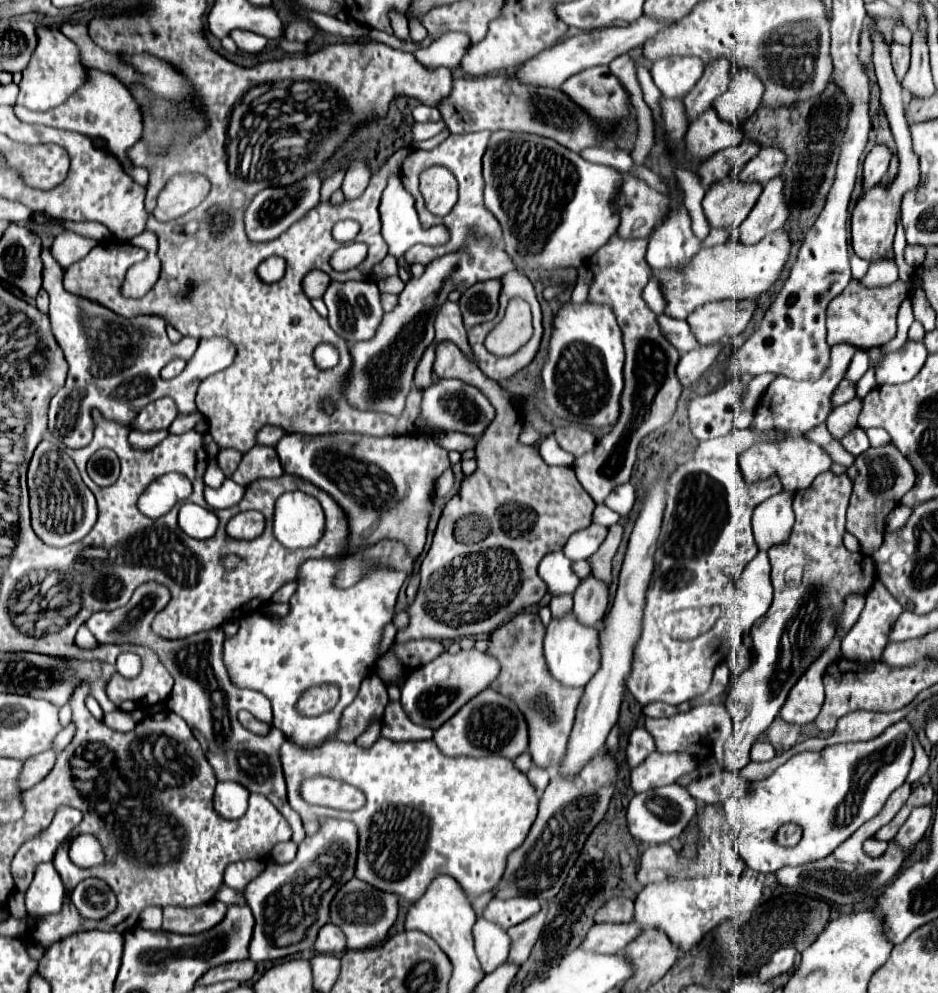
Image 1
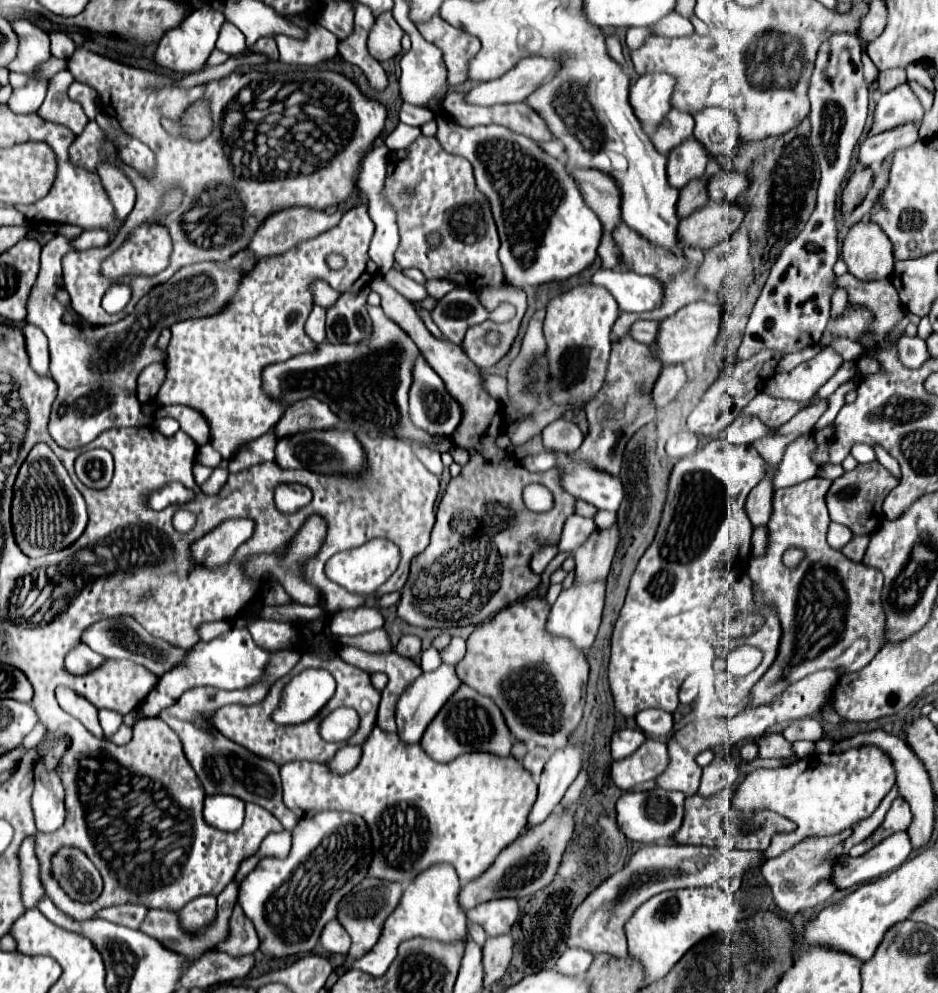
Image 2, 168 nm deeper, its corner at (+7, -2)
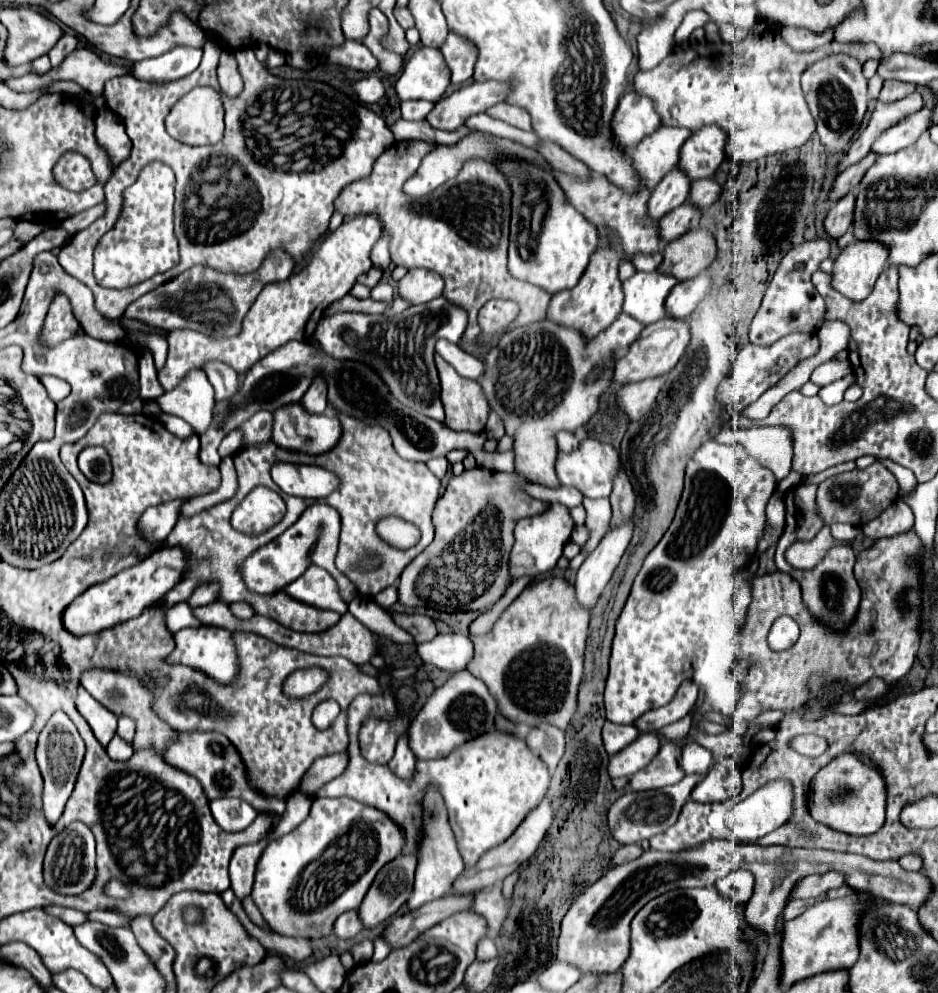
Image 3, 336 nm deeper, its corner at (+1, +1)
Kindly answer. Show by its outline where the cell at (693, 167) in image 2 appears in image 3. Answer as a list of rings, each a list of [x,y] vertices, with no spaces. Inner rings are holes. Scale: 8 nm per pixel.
[[[676,166],[654,188],[650,202],[648,202],[648,214],[660,220],[660,216],[676,208],[676,204],[684,204],[684,200],[690,194],[690,186],[692,186],[692,180],[688,178],[688,174],[680,166]]]

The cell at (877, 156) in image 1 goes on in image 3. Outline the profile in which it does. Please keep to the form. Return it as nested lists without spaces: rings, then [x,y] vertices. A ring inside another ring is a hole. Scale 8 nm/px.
[[[854,192],[846,194],[836,204],[832,204],[832,208],[824,220],[824,226],[826,226],[826,232],[830,238],[840,238],[850,228],[850,224],[854,222],[854,206],[856,206]]]

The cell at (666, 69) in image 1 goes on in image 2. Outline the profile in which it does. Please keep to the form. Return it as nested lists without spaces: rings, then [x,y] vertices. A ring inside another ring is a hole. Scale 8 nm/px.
[[[642,75],[630,87],[630,105],[644,129],[656,129],[670,111],[670,95],[674,91],[670,75]]]

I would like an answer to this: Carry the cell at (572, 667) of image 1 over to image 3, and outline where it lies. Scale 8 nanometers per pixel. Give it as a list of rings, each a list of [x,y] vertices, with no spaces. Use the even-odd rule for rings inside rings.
[[[632,522],[604,534],[598,548],[584,560],[584,564],[576,572],[576,600],[586,610],[592,612],[612,578],[612,572],[620,564],[624,550],[632,538]]]

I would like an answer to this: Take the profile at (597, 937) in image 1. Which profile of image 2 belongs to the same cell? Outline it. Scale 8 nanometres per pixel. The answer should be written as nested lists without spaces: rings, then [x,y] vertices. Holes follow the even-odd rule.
[[[566,949],[556,963],[556,971],[562,975],[584,975],[594,961],[594,955],[584,949]]]

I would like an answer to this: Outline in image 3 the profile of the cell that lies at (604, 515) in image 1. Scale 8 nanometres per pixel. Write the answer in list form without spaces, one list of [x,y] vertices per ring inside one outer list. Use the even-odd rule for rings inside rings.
[[[528,484],[528,494],[532,498],[540,498],[544,502],[558,502],[564,504],[566,508],[580,506],[584,496],[576,492],[576,488],[546,488],[540,484]]]

